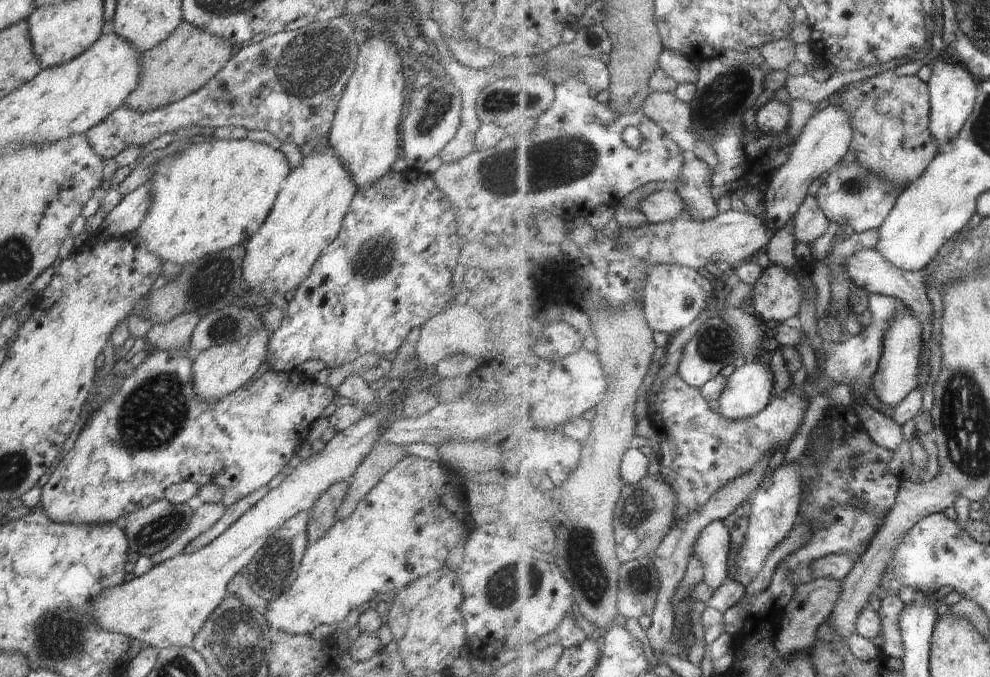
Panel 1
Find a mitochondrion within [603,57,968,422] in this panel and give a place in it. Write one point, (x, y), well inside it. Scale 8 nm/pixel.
(725, 94)

